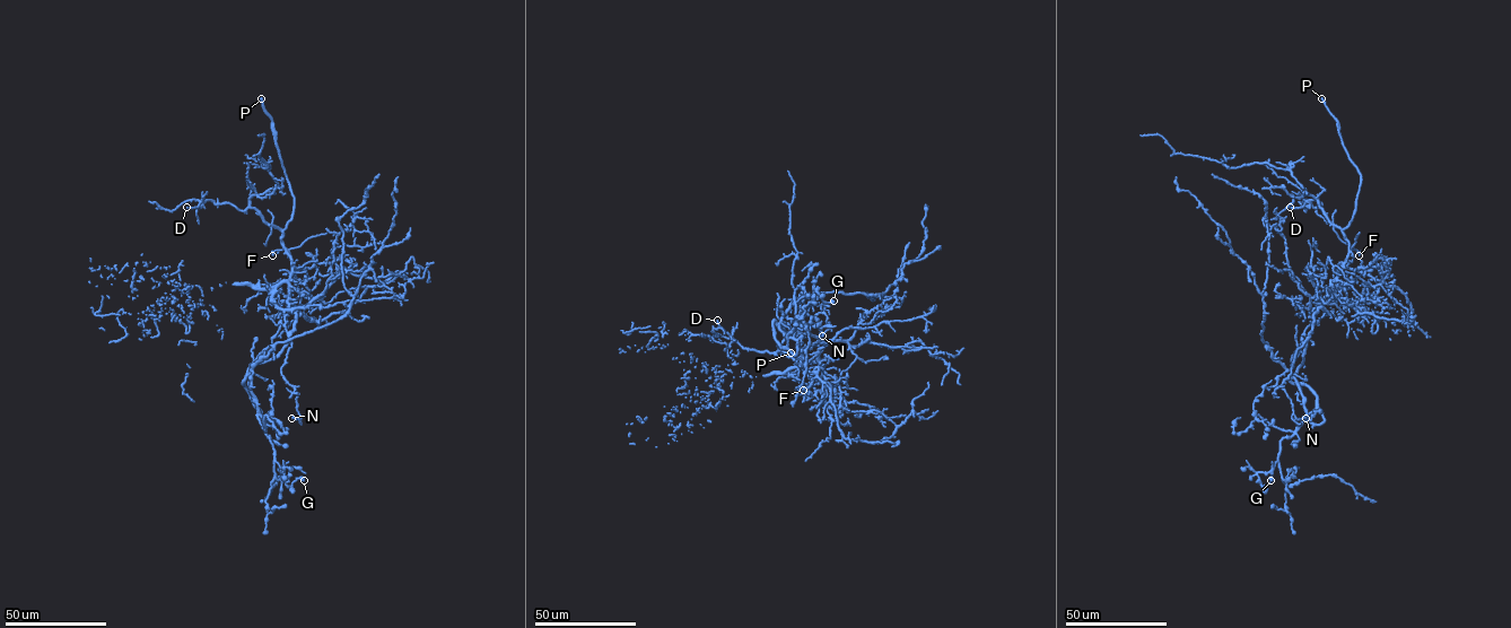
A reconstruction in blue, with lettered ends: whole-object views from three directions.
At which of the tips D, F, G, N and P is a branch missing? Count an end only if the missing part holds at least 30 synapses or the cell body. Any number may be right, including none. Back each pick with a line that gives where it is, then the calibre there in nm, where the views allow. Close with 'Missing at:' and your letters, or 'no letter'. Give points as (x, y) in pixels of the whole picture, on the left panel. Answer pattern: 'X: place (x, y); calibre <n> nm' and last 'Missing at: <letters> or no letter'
D: place (186, 207); calibre 200 nm
P: place (261, 98); calibre 400 nm
Missing at: D, P

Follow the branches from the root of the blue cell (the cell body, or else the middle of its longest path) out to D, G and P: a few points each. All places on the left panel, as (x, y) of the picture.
D: (258, 363), (281, 350), (296, 320), (282, 232), (254, 208), (211, 200), (186, 207)
G: (258, 363), (250, 368), (243, 385), (270, 438), (286, 485), (291, 486), (297, 478), (304, 480)
P: (258, 363), (281, 350), (296, 320), (287, 302), (291, 260), (281, 240), (294, 199), (261, 98)

